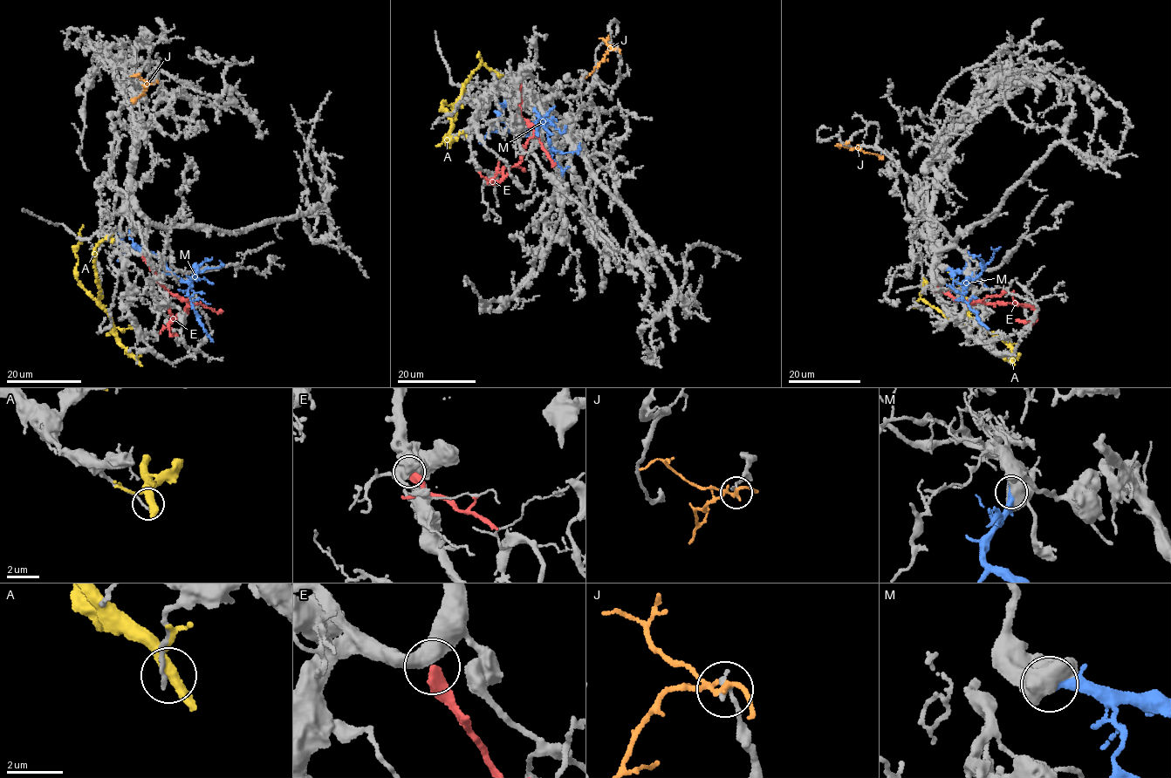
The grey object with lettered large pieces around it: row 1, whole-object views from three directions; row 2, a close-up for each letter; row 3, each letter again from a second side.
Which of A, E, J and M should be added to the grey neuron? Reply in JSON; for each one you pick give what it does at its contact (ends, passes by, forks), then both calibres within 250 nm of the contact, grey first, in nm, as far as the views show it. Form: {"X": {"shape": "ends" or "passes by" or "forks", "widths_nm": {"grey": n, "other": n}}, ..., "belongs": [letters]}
{"belongs": []}

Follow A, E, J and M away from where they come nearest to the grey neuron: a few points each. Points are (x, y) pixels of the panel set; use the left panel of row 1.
A: (137, 361), (119, 343), (108, 315), (99, 301), (100, 290), (93, 264), (94, 248), (107, 236), (113, 238)
E: (142, 255), (159, 283), (190, 303), (187, 312), (176, 315), (169, 324), (169, 334), (174, 335), (172, 329)
J: (154, 83), (145, 86), (144, 95), (135, 98), (133, 104)
M: (121, 235), (122, 244), (150, 251), (175, 276), (189, 285), (188, 292), (192, 307), (213, 342)

